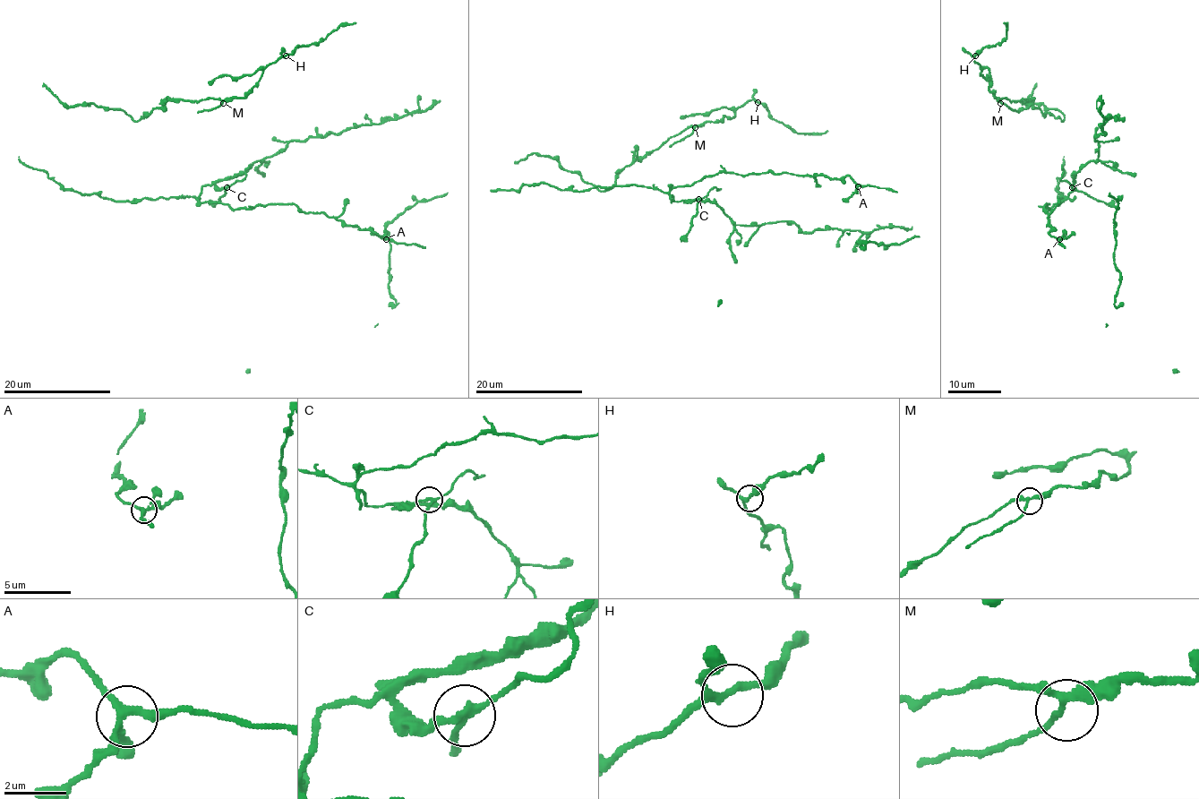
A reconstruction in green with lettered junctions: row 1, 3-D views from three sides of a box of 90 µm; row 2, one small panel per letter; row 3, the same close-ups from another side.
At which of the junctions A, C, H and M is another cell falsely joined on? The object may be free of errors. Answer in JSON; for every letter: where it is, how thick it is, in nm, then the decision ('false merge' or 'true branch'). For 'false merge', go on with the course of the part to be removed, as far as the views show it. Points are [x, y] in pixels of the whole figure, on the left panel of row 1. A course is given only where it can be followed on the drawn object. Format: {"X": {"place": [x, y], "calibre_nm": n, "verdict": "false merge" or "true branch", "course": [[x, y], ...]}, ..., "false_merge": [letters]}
{"A": {"place": [386, 239], "calibre_nm": 220, "verdict": "true branch"}, "C": {"place": [226, 187], "calibre_nm": 190, "verdict": "false merge", "course": [[227, 187], [218, 201], [214, 204], [209, 201]]}, "H": {"place": [286, 55], "calibre_nm": 200, "verdict": "true branch"}, "M": {"place": [223, 103], "calibre_nm": 200, "verdict": "true branch"}, "false_merge": ["C"]}

